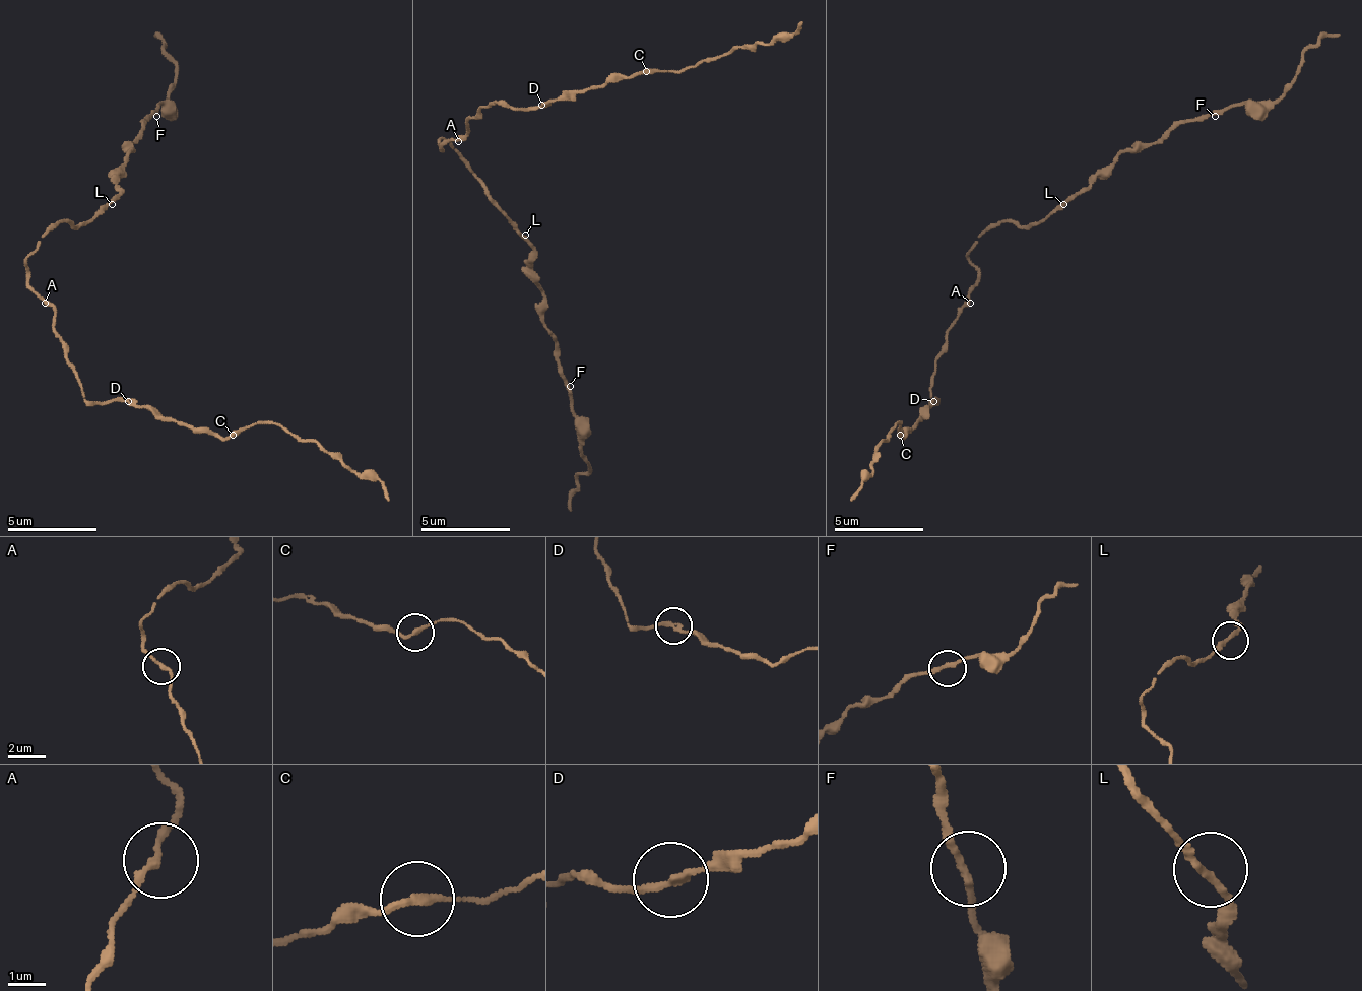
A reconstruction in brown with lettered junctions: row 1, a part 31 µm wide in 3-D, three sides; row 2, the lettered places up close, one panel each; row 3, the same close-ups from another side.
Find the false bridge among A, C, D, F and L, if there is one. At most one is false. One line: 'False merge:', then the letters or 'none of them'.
False merge: none of them

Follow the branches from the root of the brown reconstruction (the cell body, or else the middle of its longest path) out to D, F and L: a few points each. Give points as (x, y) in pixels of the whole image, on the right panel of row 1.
D: (979, 275), (934, 365), (929, 387), (929, 396), (938, 400), (934, 400)
F: (979, 275), (970, 253), (992, 226), (1045, 222), (1125, 151), (1144, 151), (1179, 124), (1215, 116)
L: (979, 275), (979, 267), (970, 253), (992, 226), (1000, 226), (1006, 222), (1036, 226), (1063, 204)

